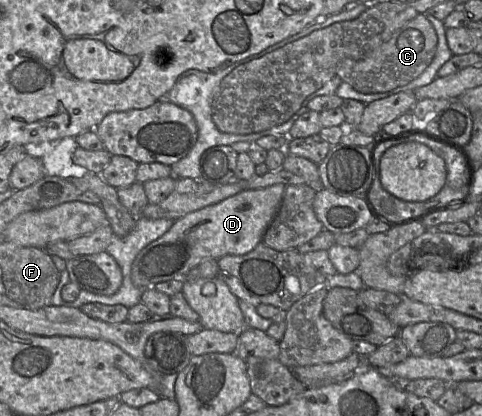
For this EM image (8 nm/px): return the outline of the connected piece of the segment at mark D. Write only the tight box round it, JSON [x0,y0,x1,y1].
[131,184,286,289]

